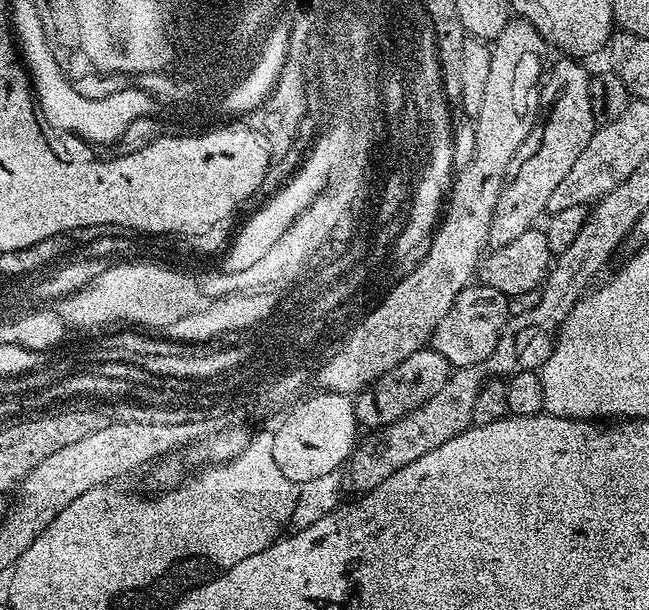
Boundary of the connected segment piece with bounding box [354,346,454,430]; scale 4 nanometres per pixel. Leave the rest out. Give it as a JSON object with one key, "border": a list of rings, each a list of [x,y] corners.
{"border":[[[431,346],[419,348],[414,354],[410,354],[410,358],[399,361],[398,366],[378,377],[375,384],[365,388],[363,392],[355,393],[357,425],[364,427],[365,424],[365,429],[375,430],[410,414],[410,410],[430,402],[430,398],[434,398],[434,394],[438,394],[438,390],[446,386],[453,371],[446,358],[442,358],[442,354],[435,352]]]}

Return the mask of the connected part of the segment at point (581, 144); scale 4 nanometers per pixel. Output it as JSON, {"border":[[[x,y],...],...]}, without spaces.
{"border":[[[580,68],[570,69],[548,117],[544,120],[544,125],[543,120],[539,125],[540,133],[538,128],[535,134],[529,134],[514,154],[508,167],[504,188],[496,203],[494,218],[488,227],[489,249],[505,248],[510,242],[514,242],[514,238],[518,238],[518,234],[529,232],[535,225],[532,223],[540,215],[545,215],[548,199],[550,194],[554,194],[558,182],[566,178],[578,154],[586,150],[586,142],[590,142],[598,127],[590,104],[589,83],[589,73],[584,73]]]}

